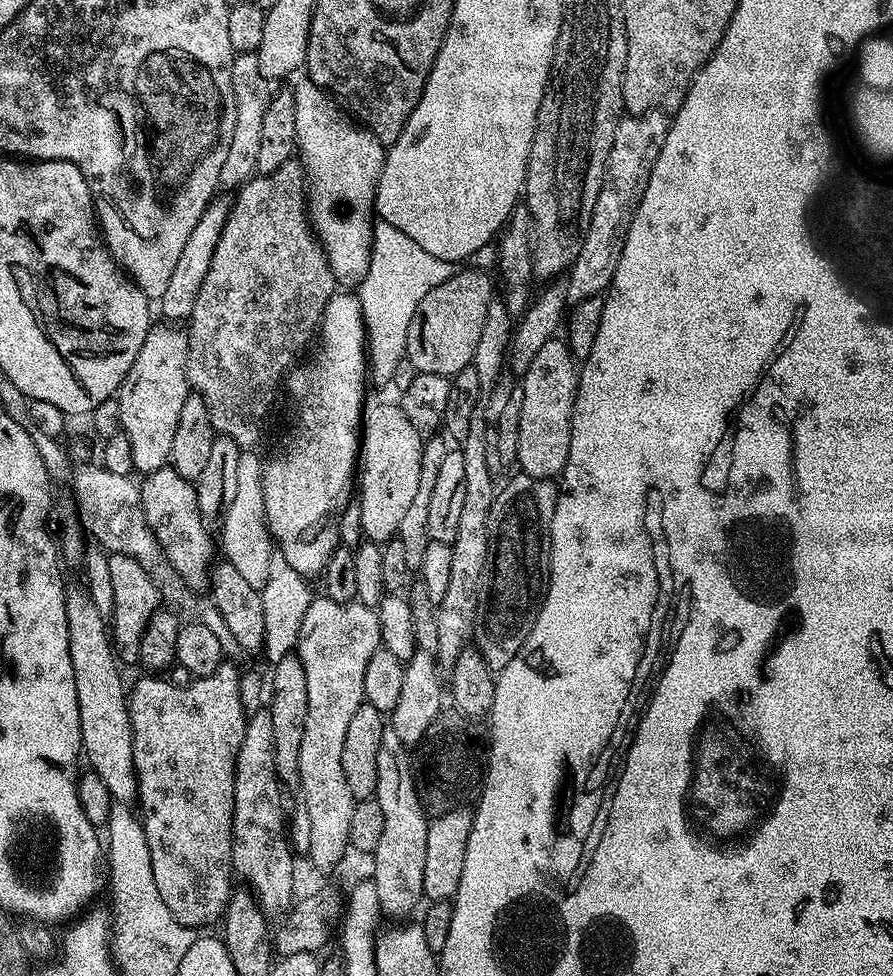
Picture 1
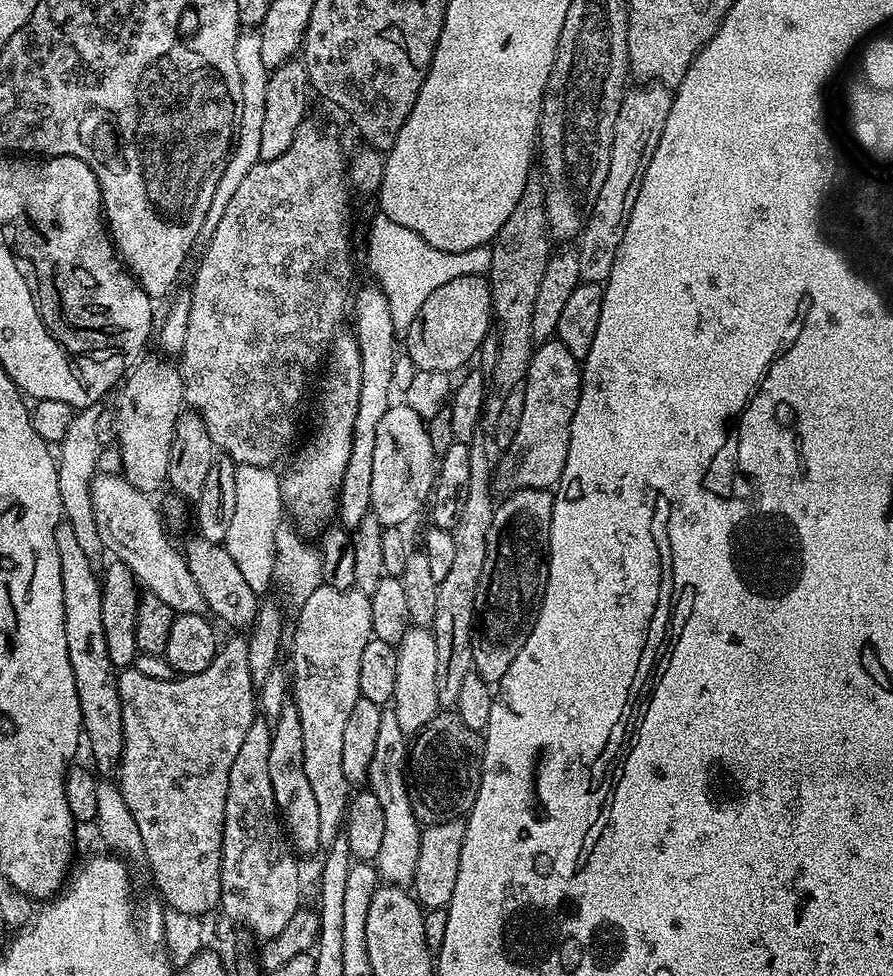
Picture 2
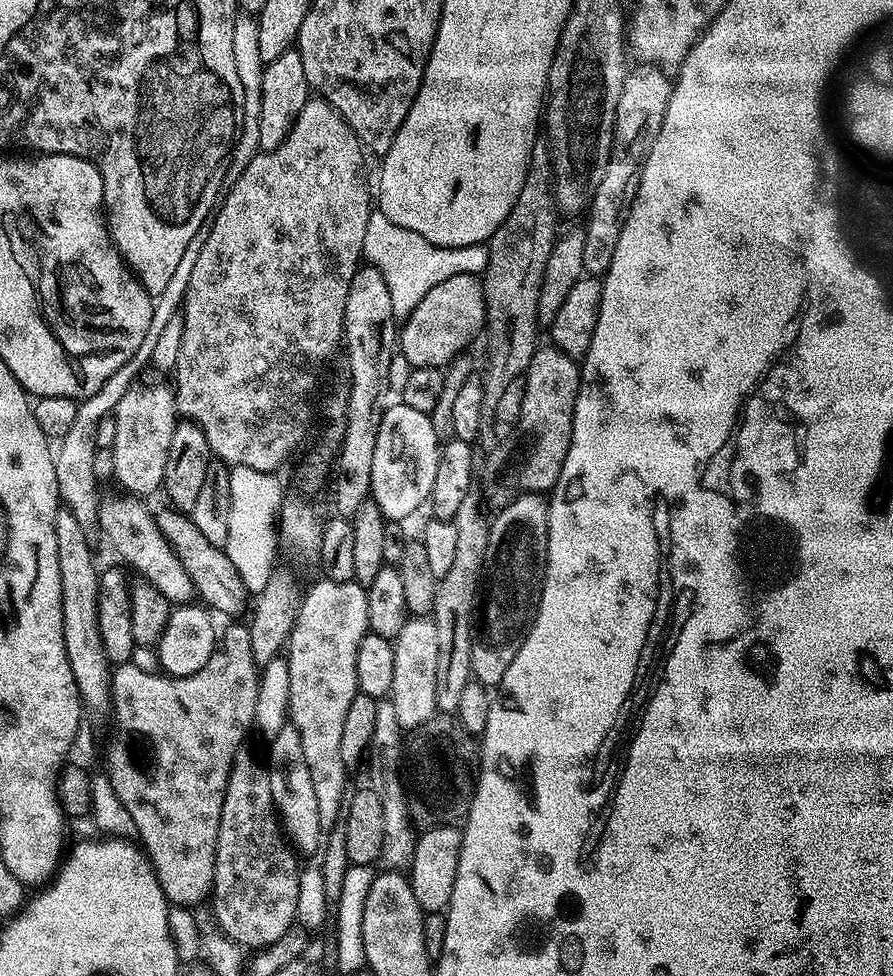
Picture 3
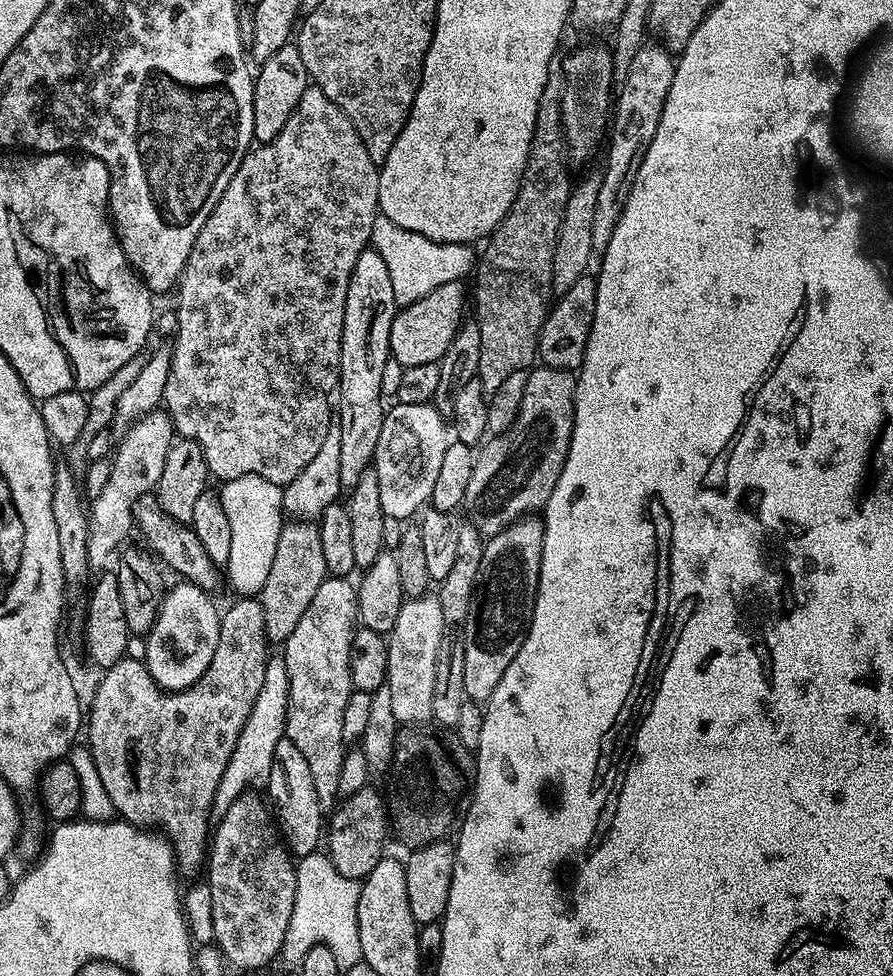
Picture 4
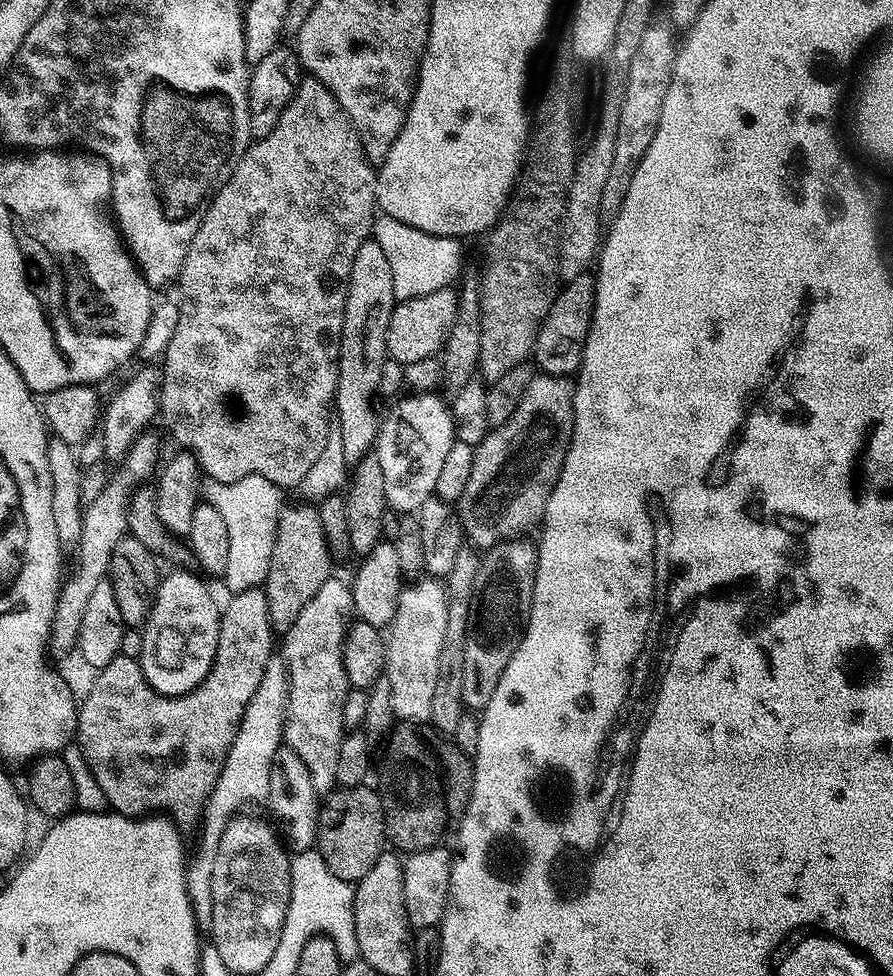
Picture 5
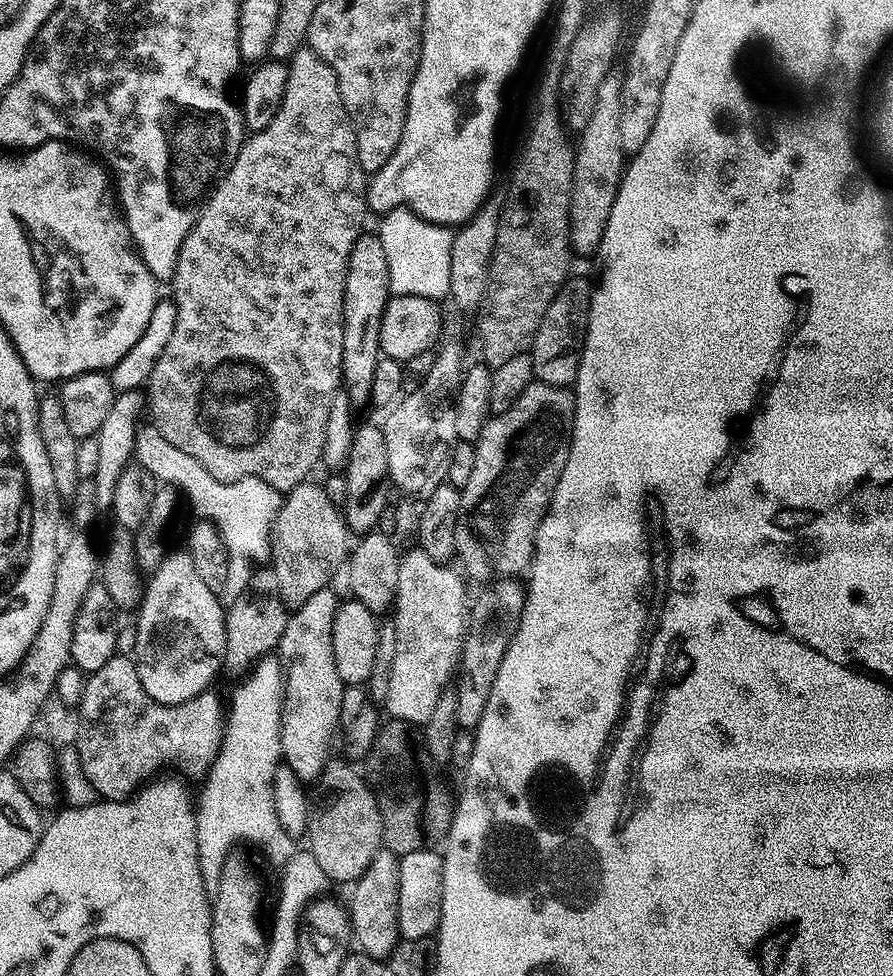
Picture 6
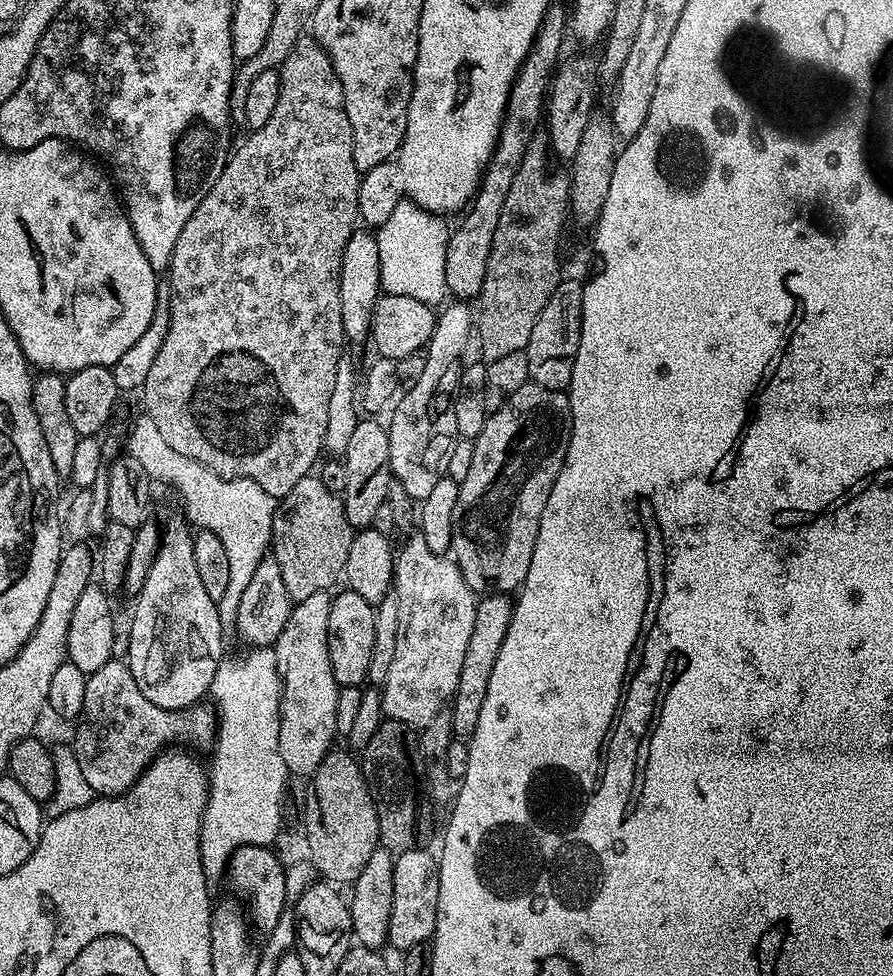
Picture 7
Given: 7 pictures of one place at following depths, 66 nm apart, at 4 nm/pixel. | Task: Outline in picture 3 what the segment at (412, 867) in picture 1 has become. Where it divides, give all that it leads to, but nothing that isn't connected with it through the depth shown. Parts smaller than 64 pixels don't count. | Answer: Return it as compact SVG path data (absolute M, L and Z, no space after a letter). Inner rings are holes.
M380 698L376 701L374 717L374 738L366 753L366 764L372 767L371 787L375 788L382 802L382 822L384 823L384 855L383 863L388 866L404 866L409 863L414 854L417 833L408 818L408 801L406 788L402 783L401 764L404 754L405 737L398 722L398 713L394 711L391 698ZM401 735L401 737L400 737ZM404 864L404 865L400 865Z

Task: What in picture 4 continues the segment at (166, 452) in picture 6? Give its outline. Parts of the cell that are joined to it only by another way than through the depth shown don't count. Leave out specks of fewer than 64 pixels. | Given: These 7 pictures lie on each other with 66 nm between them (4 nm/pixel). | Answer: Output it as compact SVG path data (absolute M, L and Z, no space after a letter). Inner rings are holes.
M243 476L223 481L218 495L226 519L230 522L230 558L226 565L226 584L240 598L259 597L270 565L274 562L274 550L278 550L278 534L286 523L281 485L261 476Z

